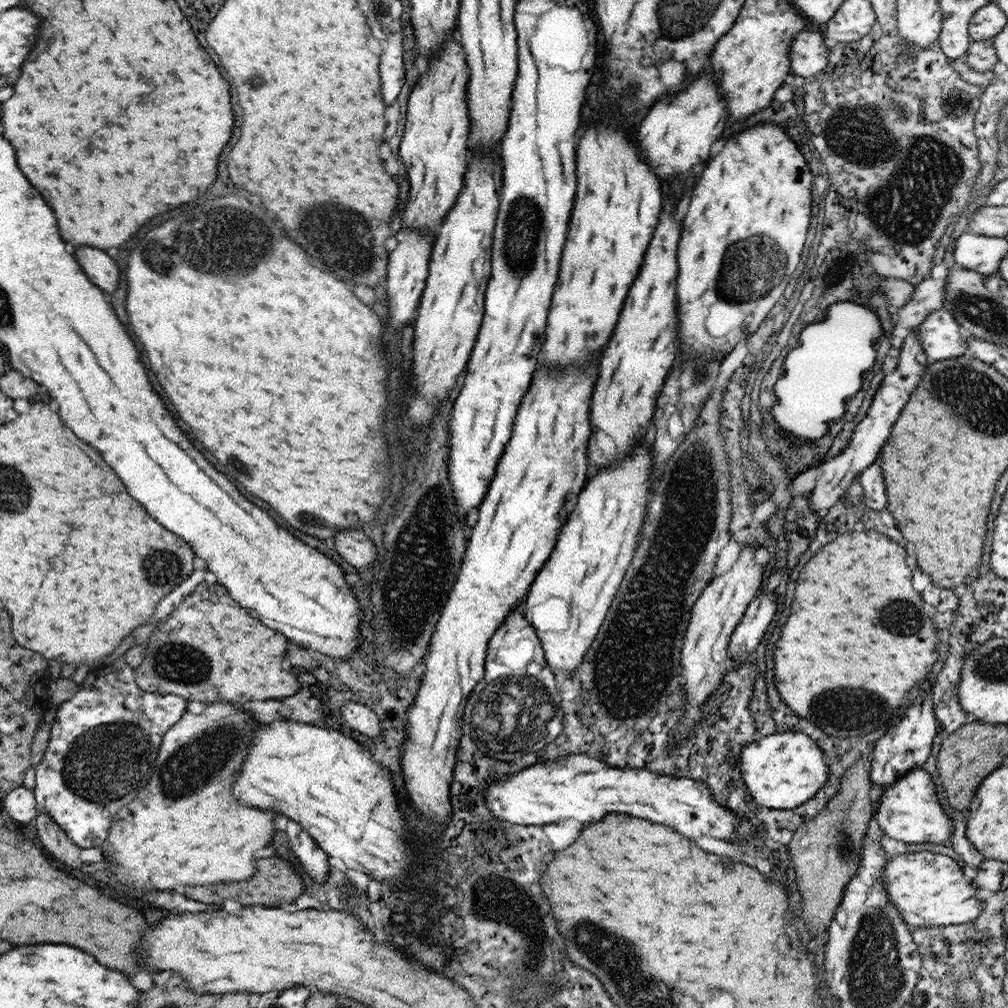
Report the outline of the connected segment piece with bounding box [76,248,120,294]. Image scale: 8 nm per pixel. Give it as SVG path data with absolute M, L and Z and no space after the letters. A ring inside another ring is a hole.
M80 248L76 252L76 258L80 260L80 264L84 264L84 272L88 272L88 276L96 280L96 284L100 284L100 288L110 294L116 292L120 284L120 270L110 256L106 256L98 248Z

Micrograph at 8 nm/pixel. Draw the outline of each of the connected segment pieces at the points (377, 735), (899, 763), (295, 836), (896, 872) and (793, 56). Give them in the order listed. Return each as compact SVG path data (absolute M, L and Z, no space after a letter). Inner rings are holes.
M345 702L341 708L345 720L345 727L354 731L361 732L374 738L374 740L381 740L383 738L383 726L377 714L364 704L359 702Z
M922 693L919 695L912 706L908 708L906 716L902 718L900 723L890 727L880 740L876 741L871 754L870 781L872 781L872 801L878 804L880 797L887 791L886 788L894 783L894 781L904 777L904 774L921 769L931 753L933 738L937 733L937 720L933 706Z
M290 819L286 826L286 838L288 838L288 846L296 855L295 858L300 860L302 870L314 880L314 882L324 883L328 879L329 866L328 855L324 852L314 838L304 831L302 825L295 820Z
M922 850L899 854L887 861L883 871L885 891L910 930L966 924L984 910L984 902L976 897L977 888L966 881L963 868L946 854Z
M820 29L799 32L789 48L791 72L806 80L820 74L829 63L829 47Z

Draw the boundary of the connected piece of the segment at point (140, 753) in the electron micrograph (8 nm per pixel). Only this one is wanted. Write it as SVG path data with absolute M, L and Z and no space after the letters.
M114 660L107 665L90 668L80 690L70 700L58 704L48 747L34 772L37 812L48 813L80 849L102 845L111 833L115 814L131 804L148 785L164 733L182 718L184 708L186 700L183 696L141 689L134 682L134 669L126 661Z

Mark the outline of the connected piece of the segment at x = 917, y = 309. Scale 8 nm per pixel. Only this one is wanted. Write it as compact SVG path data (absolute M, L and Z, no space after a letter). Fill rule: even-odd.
M928 277L914 286L914 297L897 313L894 327L914 329L924 323L926 317L935 310L945 309L947 278L932 279Z

